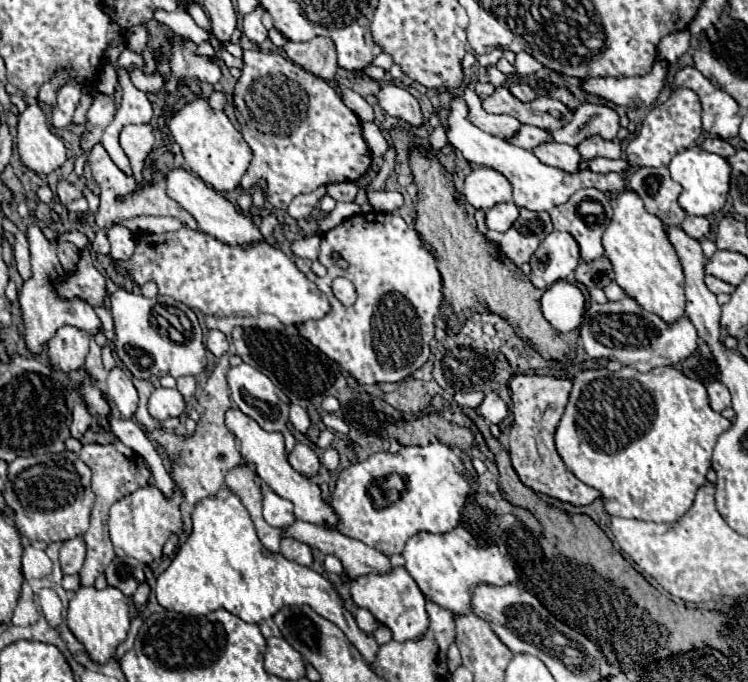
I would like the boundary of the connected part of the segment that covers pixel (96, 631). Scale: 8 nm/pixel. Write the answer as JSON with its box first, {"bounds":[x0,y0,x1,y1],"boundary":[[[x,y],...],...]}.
{"bounds":[67,586,129,664],"boundary":[[[81,586],[69,600],[67,626],[75,634],[75,638],[85,646],[91,658],[97,660],[99,664],[105,664],[115,654],[115,648],[127,638],[129,632],[127,596],[113,586],[107,586],[105,590],[97,590],[95,586]]]}

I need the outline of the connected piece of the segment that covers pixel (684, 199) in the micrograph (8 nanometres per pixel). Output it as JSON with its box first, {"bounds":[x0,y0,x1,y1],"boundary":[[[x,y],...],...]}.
{"bounds":[669,146,731,216],"boundary":[[[701,146],[687,148],[679,152],[671,164],[669,164],[671,178],[683,186],[683,192],[679,196],[681,208],[691,216],[709,216],[713,212],[723,210],[729,194],[729,178],[731,178],[731,166],[727,158],[707,152]]]}

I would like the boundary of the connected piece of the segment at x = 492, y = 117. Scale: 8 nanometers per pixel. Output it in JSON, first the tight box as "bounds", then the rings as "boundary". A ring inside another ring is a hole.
{"bounds":[461,88,521,140],"boundary":[[[465,88],[461,96],[465,98],[465,102],[467,102],[467,106],[469,106],[469,120],[471,120],[475,126],[483,128],[485,132],[489,132],[489,134],[493,134],[493,136],[505,138],[505,140],[511,140],[513,136],[517,136],[517,132],[519,132],[519,128],[521,128],[521,122],[519,122],[517,118],[507,116],[507,114],[497,116],[497,114],[485,112],[485,110],[481,108],[479,96],[477,96],[473,90],[469,90],[469,88]]]}

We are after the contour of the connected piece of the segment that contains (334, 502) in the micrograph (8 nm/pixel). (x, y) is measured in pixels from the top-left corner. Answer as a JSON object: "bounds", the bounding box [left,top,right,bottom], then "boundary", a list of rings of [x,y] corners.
{"bounds":[331,442,469,556],"boundary":[[[433,442],[429,446],[403,446],[399,452],[381,452],[373,454],[365,462],[353,464],[341,470],[337,478],[337,486],[331,494],[331,506],[339,514],[337,530],[345,536],[365,542],[367,546],[391,556],[401,554],[405,542],[415,532],[431,532],[431,534],[447,534],[453,532],[459,524],[461,508],[469,494],[469,478],[465,474],[465,466],[461,458],[441,442]]]}

